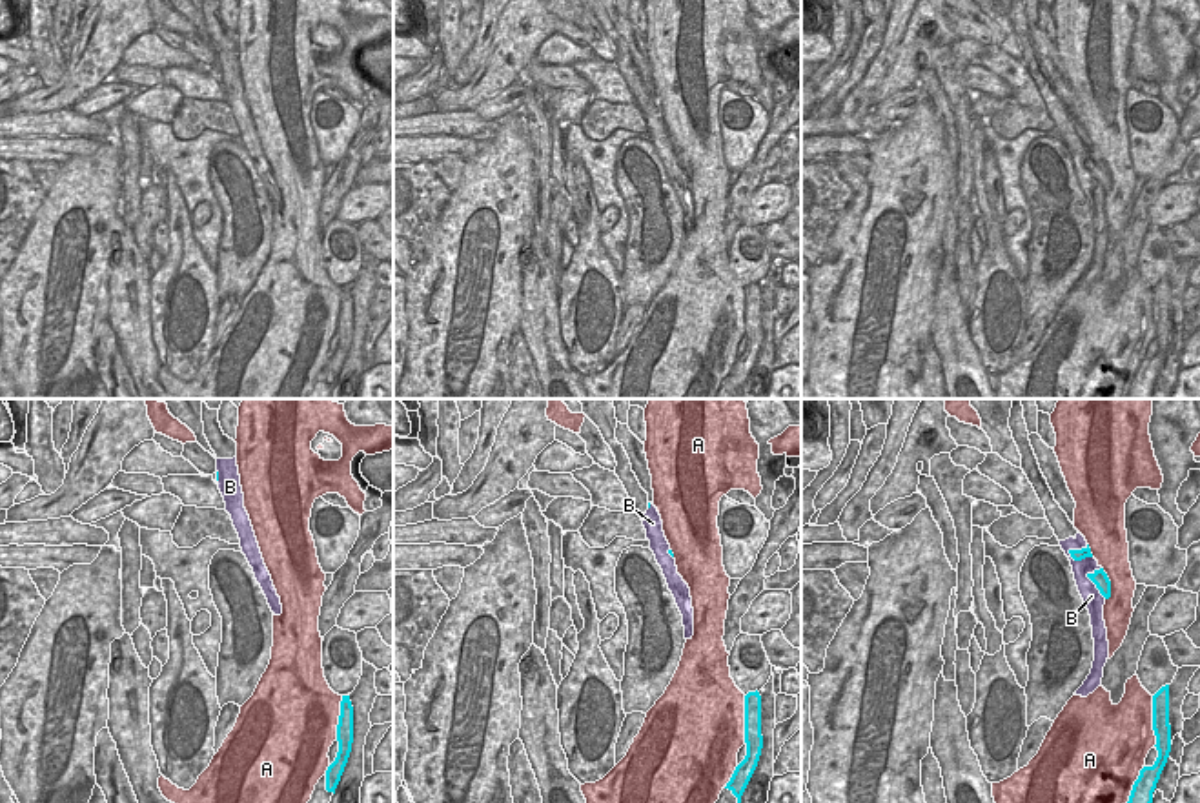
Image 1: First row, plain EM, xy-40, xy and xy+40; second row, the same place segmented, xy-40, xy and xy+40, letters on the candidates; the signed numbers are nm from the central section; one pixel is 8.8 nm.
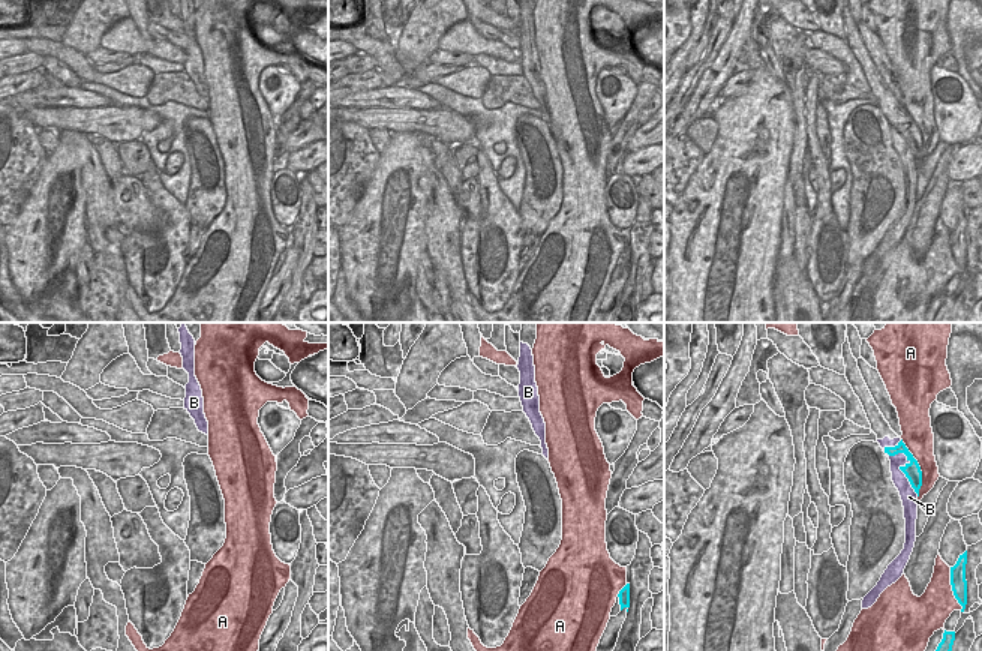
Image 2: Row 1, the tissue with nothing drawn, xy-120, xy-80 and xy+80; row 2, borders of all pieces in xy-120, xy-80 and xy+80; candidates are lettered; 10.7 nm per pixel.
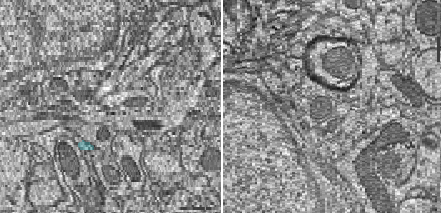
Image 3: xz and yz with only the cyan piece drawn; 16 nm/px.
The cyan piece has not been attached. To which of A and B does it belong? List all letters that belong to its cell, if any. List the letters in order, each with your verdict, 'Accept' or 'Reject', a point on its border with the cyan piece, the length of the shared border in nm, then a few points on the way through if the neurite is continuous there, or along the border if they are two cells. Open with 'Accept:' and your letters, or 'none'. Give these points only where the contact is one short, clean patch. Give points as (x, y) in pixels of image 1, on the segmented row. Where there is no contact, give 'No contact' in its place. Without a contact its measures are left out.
Accept: none
A: Reject. Touches cyan at xy+40 (1153, 721). Shared border 440 nm
B: Reject. Touches cyan at xy+40 (1078, 559). Shared border 240 nm.

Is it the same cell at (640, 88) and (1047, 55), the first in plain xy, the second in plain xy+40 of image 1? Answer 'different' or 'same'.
different

